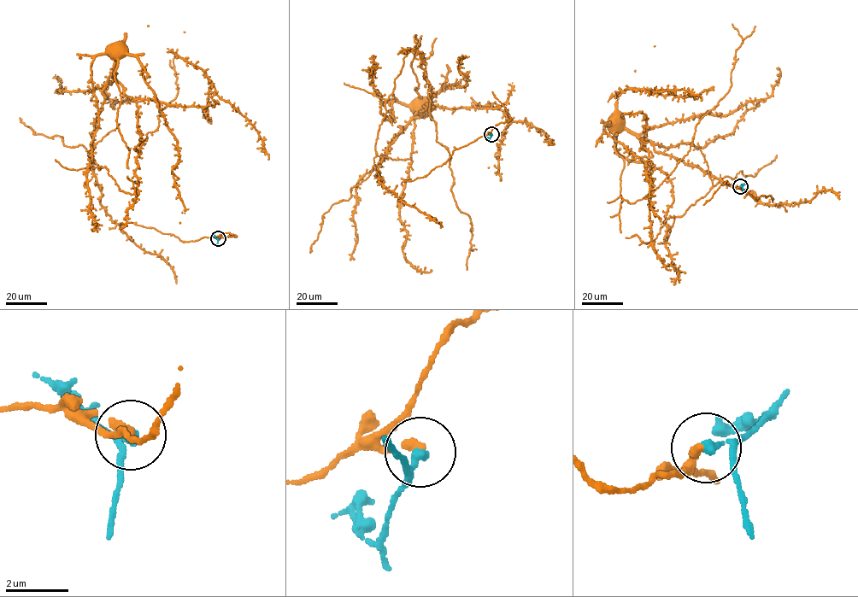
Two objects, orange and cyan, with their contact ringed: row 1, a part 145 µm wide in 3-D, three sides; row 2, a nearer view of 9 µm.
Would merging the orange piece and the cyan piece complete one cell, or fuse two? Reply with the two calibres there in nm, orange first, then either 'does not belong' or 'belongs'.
calibres 240 and 200 nm; does not belong

